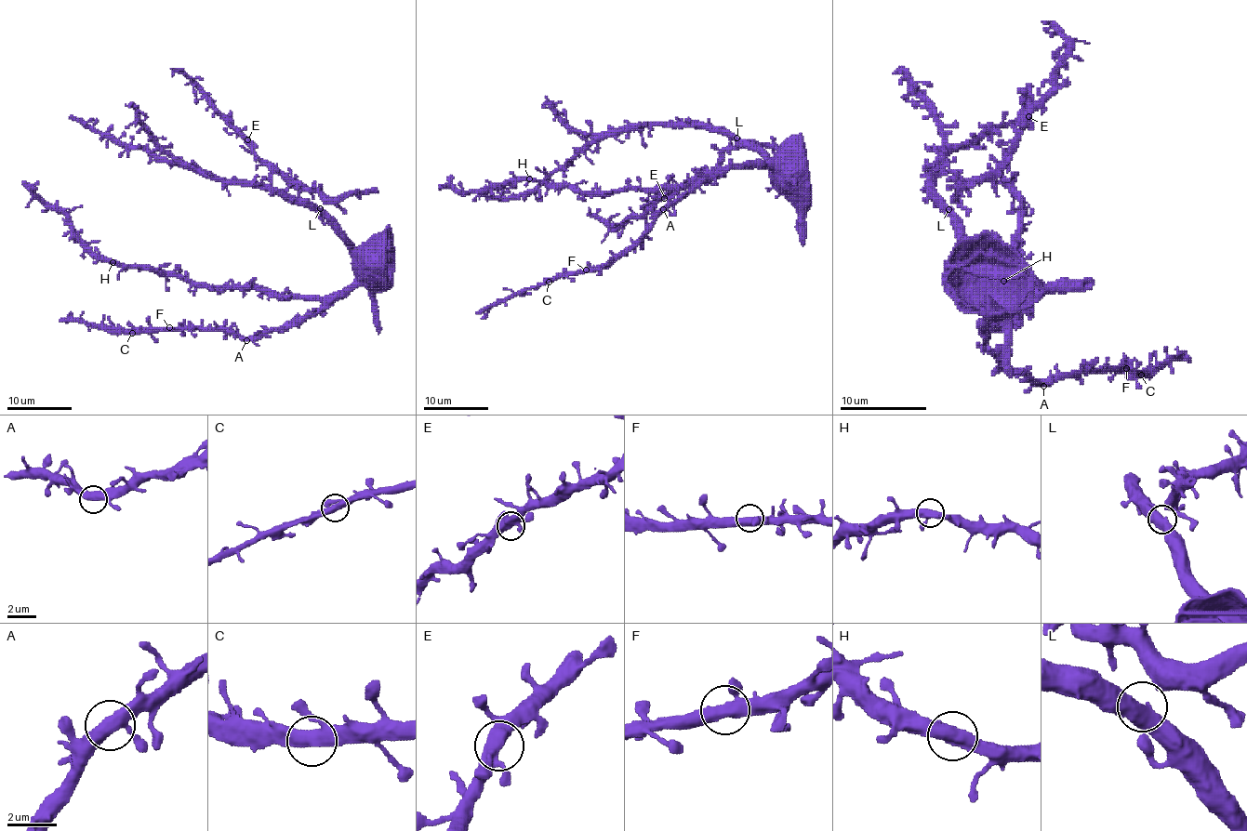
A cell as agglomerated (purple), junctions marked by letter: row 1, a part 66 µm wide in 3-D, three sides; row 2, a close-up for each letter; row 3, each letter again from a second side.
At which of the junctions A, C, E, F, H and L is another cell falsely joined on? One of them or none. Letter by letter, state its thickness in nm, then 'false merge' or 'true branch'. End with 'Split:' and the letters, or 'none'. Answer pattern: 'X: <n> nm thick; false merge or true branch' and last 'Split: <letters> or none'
A: 420 nm thick; true branch
C: 400 nm thick; true branch
E: 440 nm thick; true branch
F: 440 nm thick; true branch
H: 400 nm thick; true branch
L: 440 nm thick; true branch
Split: none

